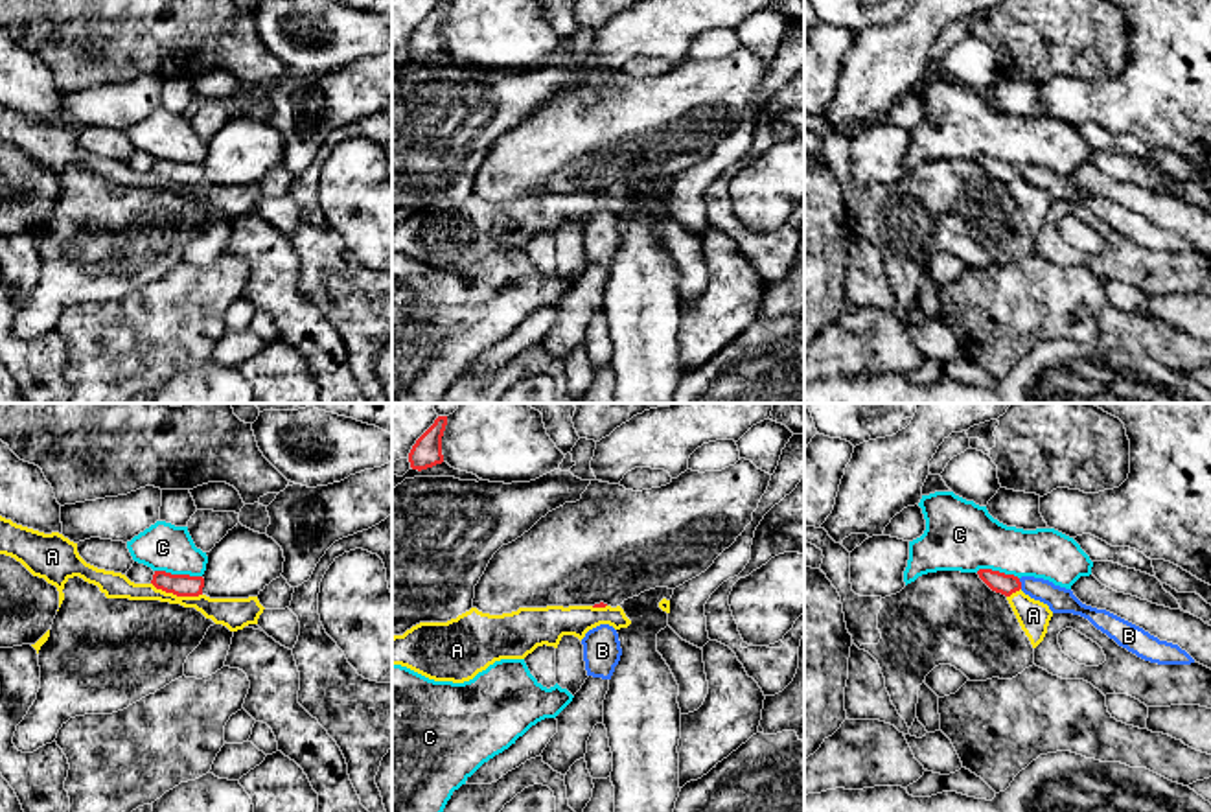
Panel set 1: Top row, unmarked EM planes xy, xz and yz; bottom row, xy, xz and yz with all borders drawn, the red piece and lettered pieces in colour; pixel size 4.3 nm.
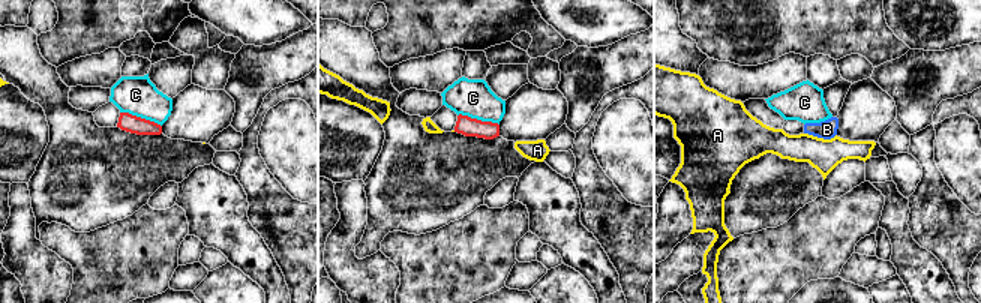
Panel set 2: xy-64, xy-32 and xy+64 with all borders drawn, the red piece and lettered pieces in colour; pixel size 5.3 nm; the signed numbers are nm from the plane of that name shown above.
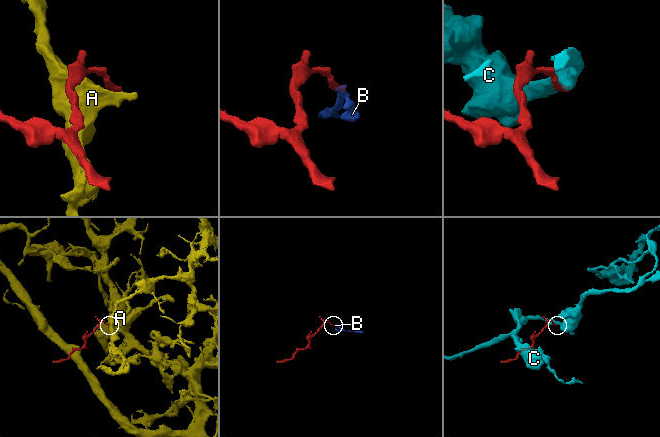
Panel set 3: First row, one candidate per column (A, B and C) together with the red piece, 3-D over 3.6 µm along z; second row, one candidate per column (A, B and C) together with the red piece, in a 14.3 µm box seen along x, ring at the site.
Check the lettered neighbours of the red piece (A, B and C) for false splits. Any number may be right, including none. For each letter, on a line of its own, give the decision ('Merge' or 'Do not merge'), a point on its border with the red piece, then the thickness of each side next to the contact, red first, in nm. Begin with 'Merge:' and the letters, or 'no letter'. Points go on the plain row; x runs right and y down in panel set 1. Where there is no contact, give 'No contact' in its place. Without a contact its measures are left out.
Merge: B
A: Do not merge. Touches red at xy (177, 183). Thickness 100 nm (red) against 130 nm
B: Merge. Touches red at yz (1020, 172). Thickness 90 nm (red) against 110 nm
C: Do not merge. Touches red at xy (179, 162). Thickness 100 nm (red) against 200 nm

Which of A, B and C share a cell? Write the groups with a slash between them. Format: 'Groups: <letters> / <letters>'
Groups: A / B / C

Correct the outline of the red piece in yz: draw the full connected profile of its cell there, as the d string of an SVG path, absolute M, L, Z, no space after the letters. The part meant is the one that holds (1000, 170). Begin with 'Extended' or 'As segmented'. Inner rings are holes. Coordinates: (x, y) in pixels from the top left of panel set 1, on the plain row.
Extended. M979 157L979 166L996 180L1010 184L1023 179L1049 193L1053 201L1073 201L1088 206L1097 217L1137 245L1158 252L1191 252L1194 247L1178 232L1159 228L1143 215L1106 199L1082 191L1071 177L1034 164L1014 164L992 157Z

